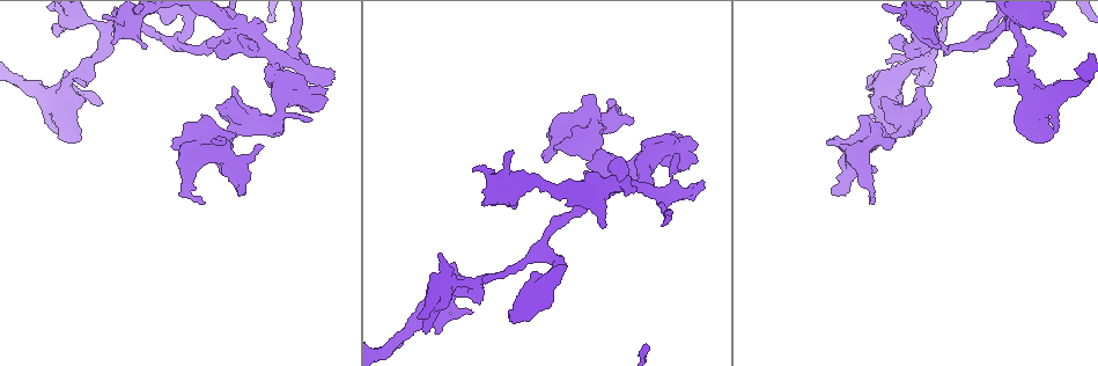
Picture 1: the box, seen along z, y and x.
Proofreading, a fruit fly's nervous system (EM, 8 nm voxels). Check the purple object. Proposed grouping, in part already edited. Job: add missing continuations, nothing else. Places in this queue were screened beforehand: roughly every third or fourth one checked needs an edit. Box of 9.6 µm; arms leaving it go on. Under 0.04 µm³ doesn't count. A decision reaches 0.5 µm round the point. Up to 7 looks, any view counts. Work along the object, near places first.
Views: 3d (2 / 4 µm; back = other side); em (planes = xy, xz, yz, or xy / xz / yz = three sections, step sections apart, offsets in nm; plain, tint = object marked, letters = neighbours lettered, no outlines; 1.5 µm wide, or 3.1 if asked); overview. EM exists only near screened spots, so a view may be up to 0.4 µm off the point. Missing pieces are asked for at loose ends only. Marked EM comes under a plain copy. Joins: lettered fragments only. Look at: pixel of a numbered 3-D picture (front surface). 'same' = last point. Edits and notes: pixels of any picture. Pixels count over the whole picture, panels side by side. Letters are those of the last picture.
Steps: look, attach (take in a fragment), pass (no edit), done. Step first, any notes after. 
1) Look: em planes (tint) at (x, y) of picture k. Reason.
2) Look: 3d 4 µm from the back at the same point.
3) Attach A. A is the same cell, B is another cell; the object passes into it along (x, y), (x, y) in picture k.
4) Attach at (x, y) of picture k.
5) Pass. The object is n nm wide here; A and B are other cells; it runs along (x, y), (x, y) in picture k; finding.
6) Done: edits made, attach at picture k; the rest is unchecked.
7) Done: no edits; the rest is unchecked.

Look: 3d 4 µm at (201, 116) of picture 1. An open end.

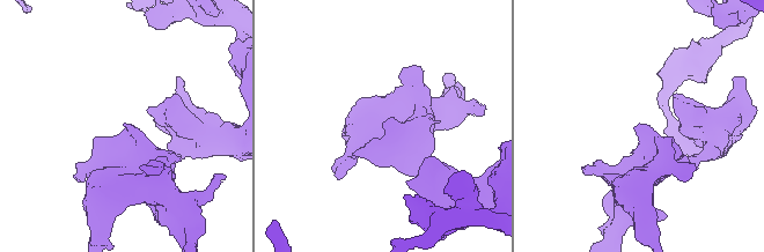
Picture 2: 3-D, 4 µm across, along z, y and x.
Look: em planes (tint) at (638, 127) of picture 2. Need the tissue.

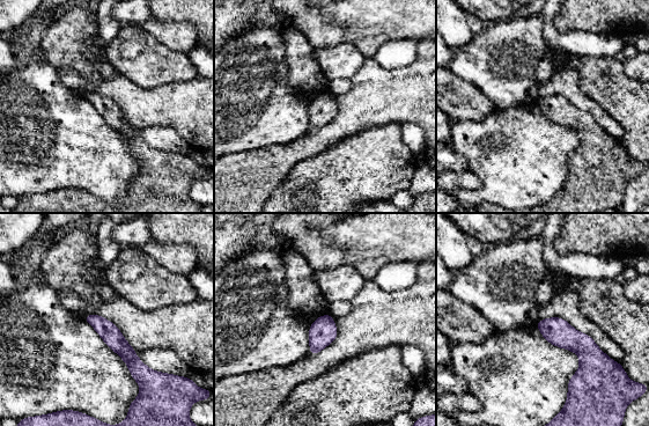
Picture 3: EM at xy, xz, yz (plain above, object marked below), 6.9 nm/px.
Look: em planes (letters) at the same point.

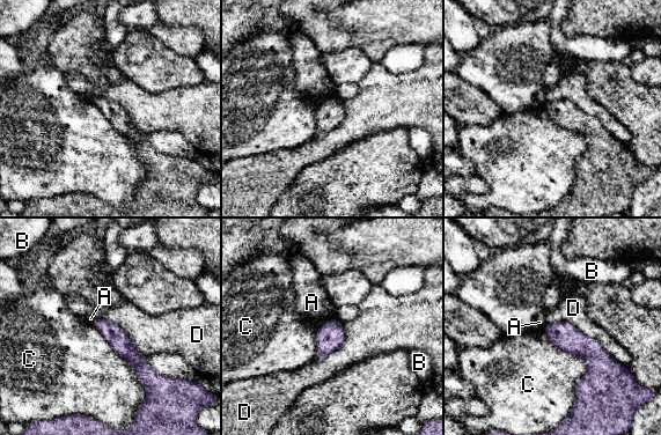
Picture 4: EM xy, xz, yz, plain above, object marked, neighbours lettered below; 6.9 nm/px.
Pass. A, B, C and D are other cells; it runs along (95, 322), (134, 358), (154, 382) in picture 4; none of them fits.

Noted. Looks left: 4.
Look: em planes (letters) at (703, 186) of picture 1. Branch stops here.

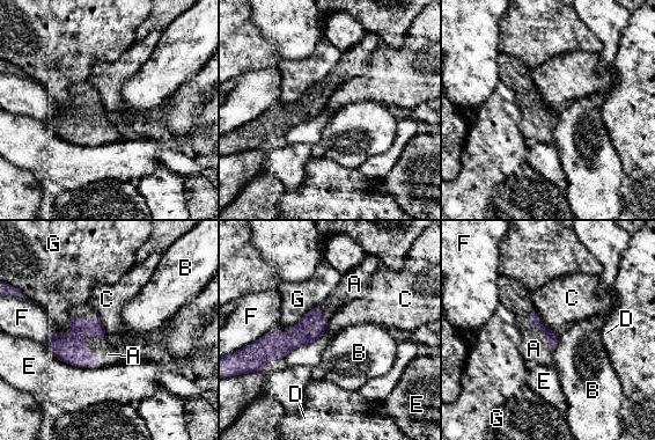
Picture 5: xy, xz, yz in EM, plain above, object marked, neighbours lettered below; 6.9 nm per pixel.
Attach A. A is the same cell, B, C, D, E, F and G are other cells; the object passes into it along (64, 347), (82, 334), (108, 354) in picture 5; it goes on there.

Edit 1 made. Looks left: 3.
Look: 3d 2 µm at (834, 192) of picture 1. An open end.

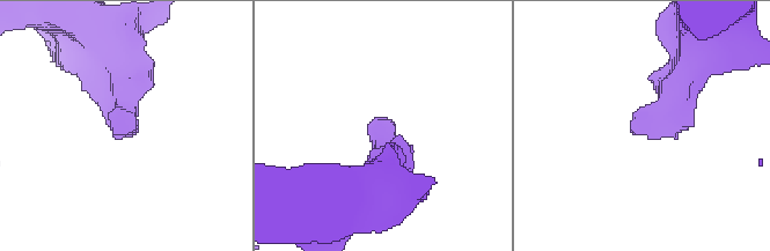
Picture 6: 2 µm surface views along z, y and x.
Look: em xy step 4 (tint) at (134, 125) of picture 6. Shape alone is not enough.

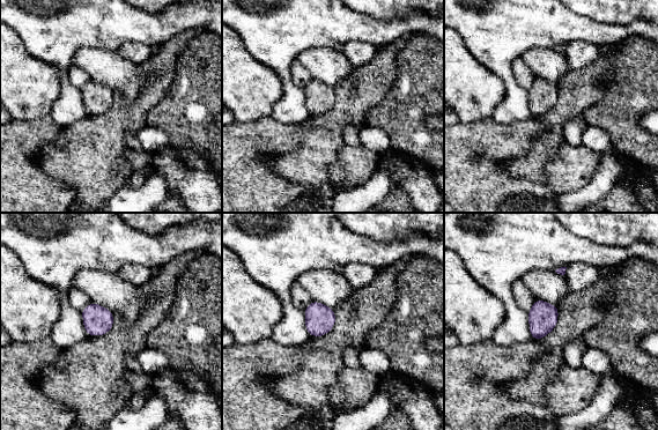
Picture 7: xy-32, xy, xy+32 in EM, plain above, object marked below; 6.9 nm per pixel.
Look: em yz step 8 (letters) at the same point.

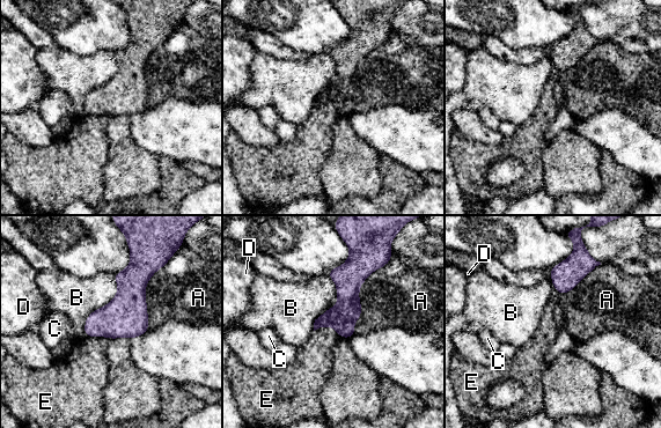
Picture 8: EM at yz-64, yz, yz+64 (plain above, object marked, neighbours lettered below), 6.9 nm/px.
Pass. A, B, C, D and E are other cells; it runs along (351, 259), (346, 334) in picture 8; none of them fits.

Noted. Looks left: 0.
Done: edits made, attach at picture 5; the rest is unchecked.

